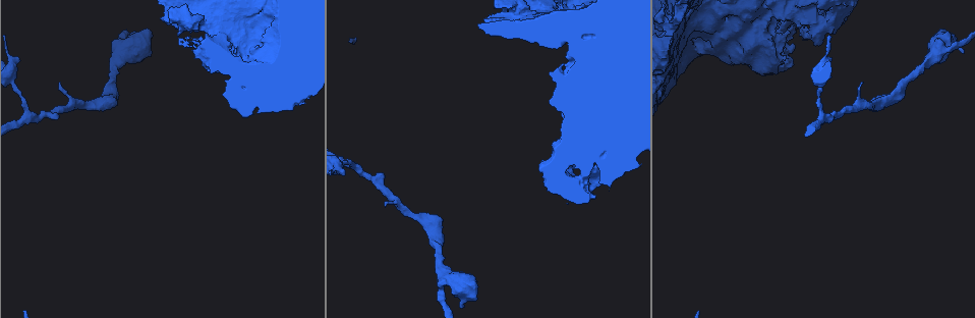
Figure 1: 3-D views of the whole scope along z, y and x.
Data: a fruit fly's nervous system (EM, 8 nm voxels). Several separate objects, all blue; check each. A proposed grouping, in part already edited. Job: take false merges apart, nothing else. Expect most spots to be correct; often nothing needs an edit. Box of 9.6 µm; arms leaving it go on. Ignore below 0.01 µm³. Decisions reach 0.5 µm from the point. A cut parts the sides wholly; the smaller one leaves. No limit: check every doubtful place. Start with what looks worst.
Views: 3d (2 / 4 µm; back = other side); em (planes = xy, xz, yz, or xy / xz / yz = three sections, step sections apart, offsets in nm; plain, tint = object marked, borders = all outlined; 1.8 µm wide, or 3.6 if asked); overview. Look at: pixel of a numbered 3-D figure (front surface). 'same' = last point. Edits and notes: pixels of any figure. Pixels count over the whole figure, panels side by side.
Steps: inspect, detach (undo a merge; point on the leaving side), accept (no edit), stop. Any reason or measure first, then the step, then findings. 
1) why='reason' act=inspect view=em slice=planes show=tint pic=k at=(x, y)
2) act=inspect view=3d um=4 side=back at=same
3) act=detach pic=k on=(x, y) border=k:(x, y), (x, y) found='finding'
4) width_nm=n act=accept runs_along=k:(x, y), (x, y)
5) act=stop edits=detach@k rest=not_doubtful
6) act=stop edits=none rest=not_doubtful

why='thick turns thin' act=inspect view=em um=3.6 slice=xy step=4 show=tint pic=1 at=(271, 33)

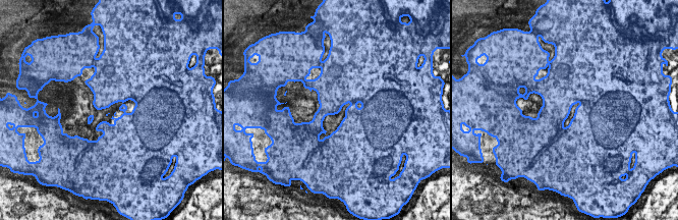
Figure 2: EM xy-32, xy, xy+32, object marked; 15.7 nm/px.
act=inspect view=em um=3.6 slice=planes show=borders at=same

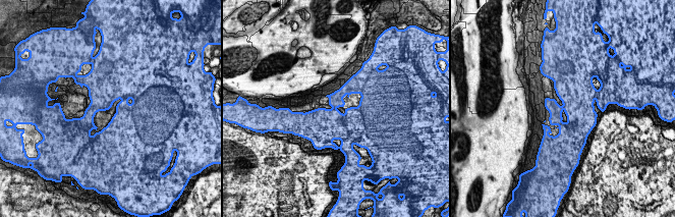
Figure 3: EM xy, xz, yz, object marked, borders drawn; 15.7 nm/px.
act=accept found='one neuron here'

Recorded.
why='sudden change in width' act=inspect view=3d um=4 pic=1 at=(802, 22)

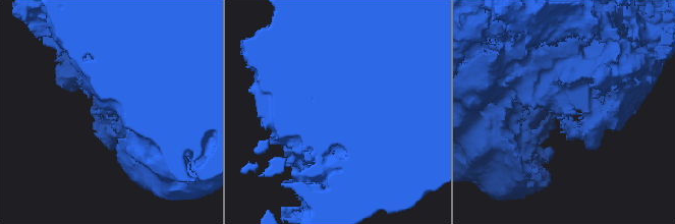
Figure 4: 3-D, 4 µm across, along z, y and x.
why='need the tissue' act=inspect view=em um=3.6 slice=xz step=8 show=tint pic=4 at=(566, 111)

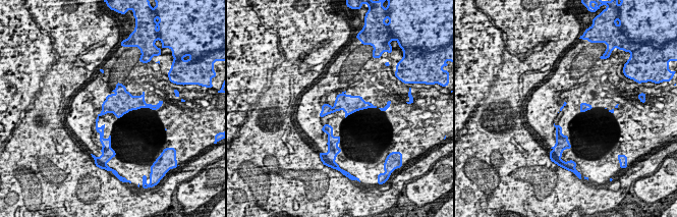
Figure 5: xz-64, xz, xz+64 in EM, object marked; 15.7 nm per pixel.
act=inspect view=em um=3.6 slice=planes show=tint at=same

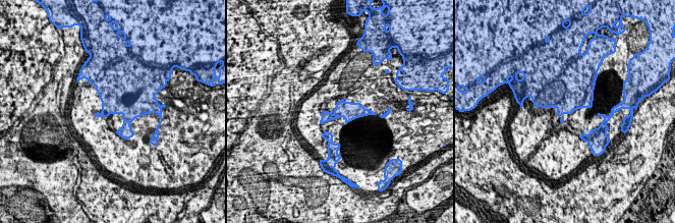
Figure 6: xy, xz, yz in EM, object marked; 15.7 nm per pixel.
act=accept runs_along=6:(369, 112), (337, 112), (323, 120) found='all the same neuron'

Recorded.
act=inspect view=em slice=planes show=borders pic=1 at=(239, 9)

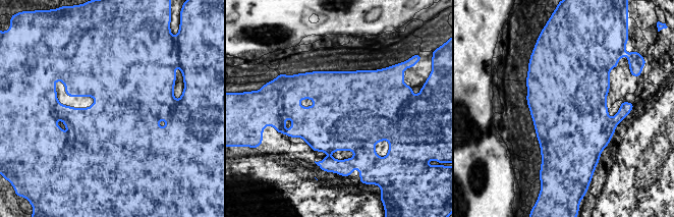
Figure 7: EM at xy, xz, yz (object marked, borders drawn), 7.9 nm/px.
width_nm=600 act=accept found='all the same neuron'

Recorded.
why='closes a loop' act=inspect view=3d um=2 pic=1 at=(590, 185)

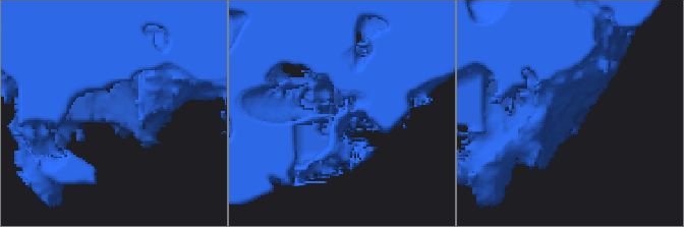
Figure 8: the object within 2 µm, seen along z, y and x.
why='shape alone is not enough' act=inspect view=em slice=planes show=tint pic=8 at=(570, 111)

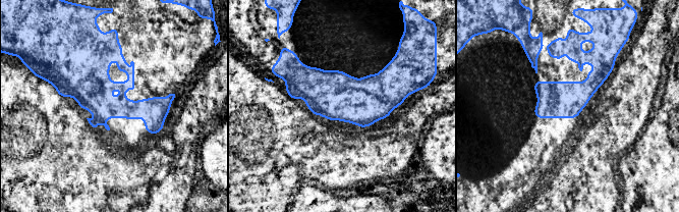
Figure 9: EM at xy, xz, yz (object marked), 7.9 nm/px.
act=accept found='all the same neuron'

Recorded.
why='abrupt turn' act=inspect view=em slice=xz step=8 show=tint pic=1 at=(667, 23)

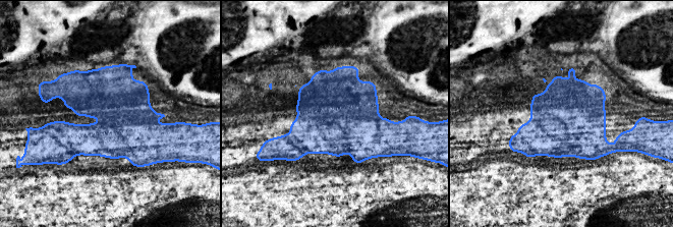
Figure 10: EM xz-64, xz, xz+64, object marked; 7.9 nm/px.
why='another direction' act=inspect view=em slice=planes show=tint at=same

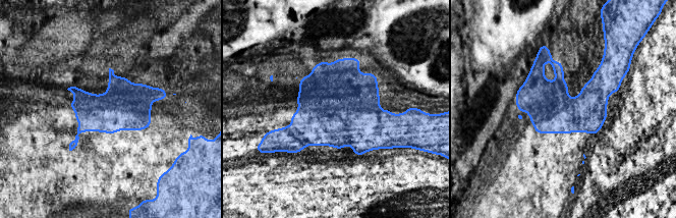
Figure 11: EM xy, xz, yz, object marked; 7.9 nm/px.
width_nm=360 act=accept found='one neuron here'

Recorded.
why='touches itself' act=inspect view=3d um=4 pic=1 at=(248, 53)

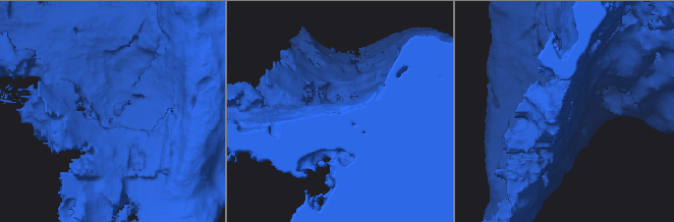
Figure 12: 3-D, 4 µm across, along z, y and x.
act=inspect view=em um=3.6 slice=xz step=16 show=tint pic=12 at=(113, 116)

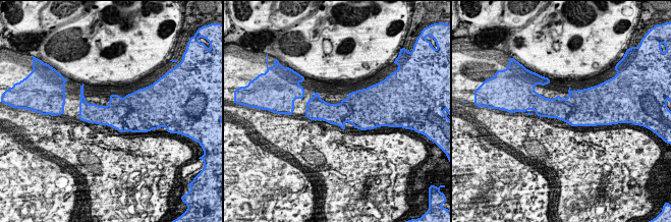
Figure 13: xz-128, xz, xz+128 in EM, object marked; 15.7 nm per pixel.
act=accept found='one neuron here'

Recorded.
why='thick turns thin' act=inspect view=3d um=4 pic=1 at=(771, 50)

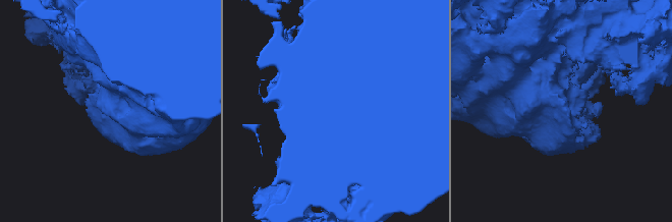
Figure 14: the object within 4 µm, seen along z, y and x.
act=inspect view=em slice=xz step=8 show=tint pic=14 at=(562, 110)

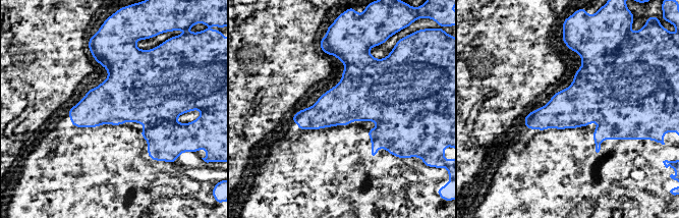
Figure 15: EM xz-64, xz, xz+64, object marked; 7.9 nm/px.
act=inspect view=em slice=planes show=borders at=same

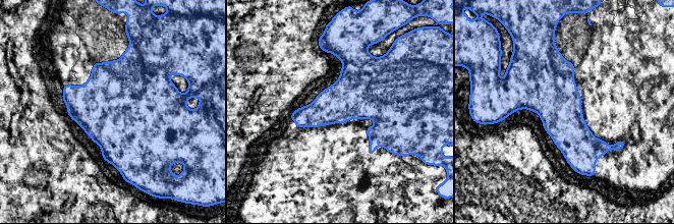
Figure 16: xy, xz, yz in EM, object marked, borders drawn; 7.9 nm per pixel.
act=accept found='one neuron here'

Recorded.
act=stop edits=none rest=not_doubtful

